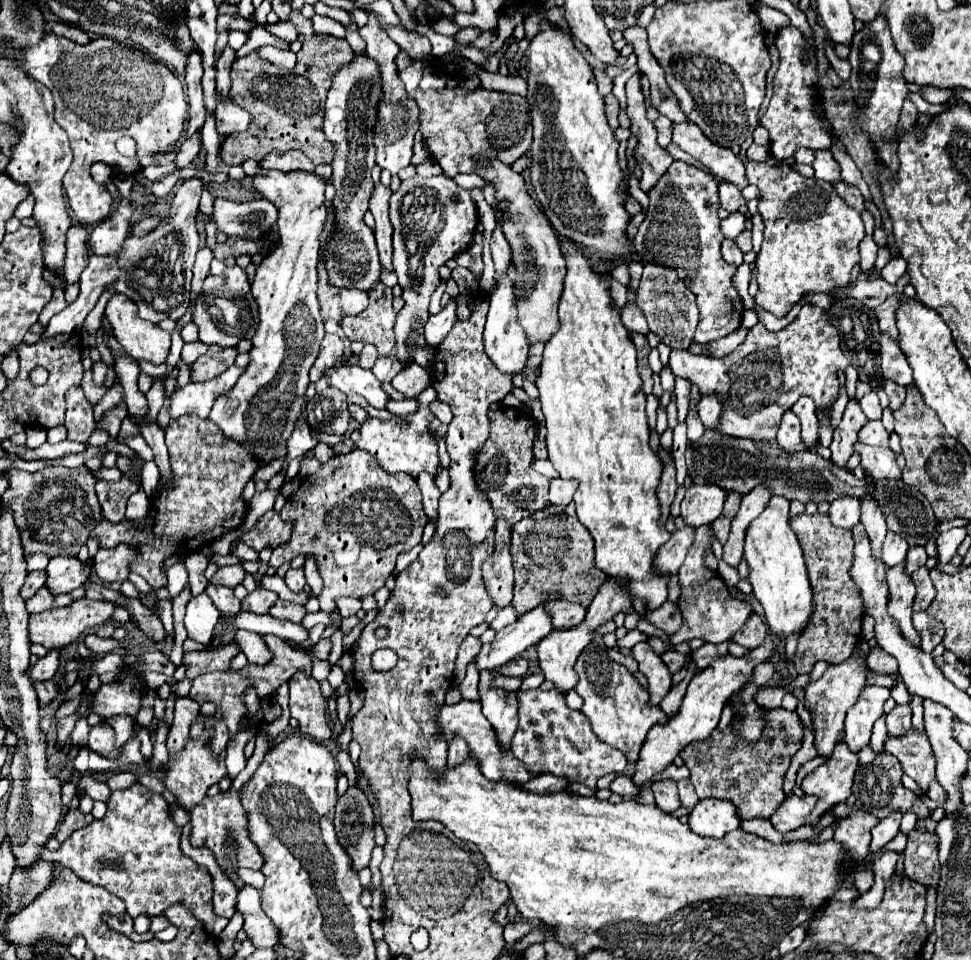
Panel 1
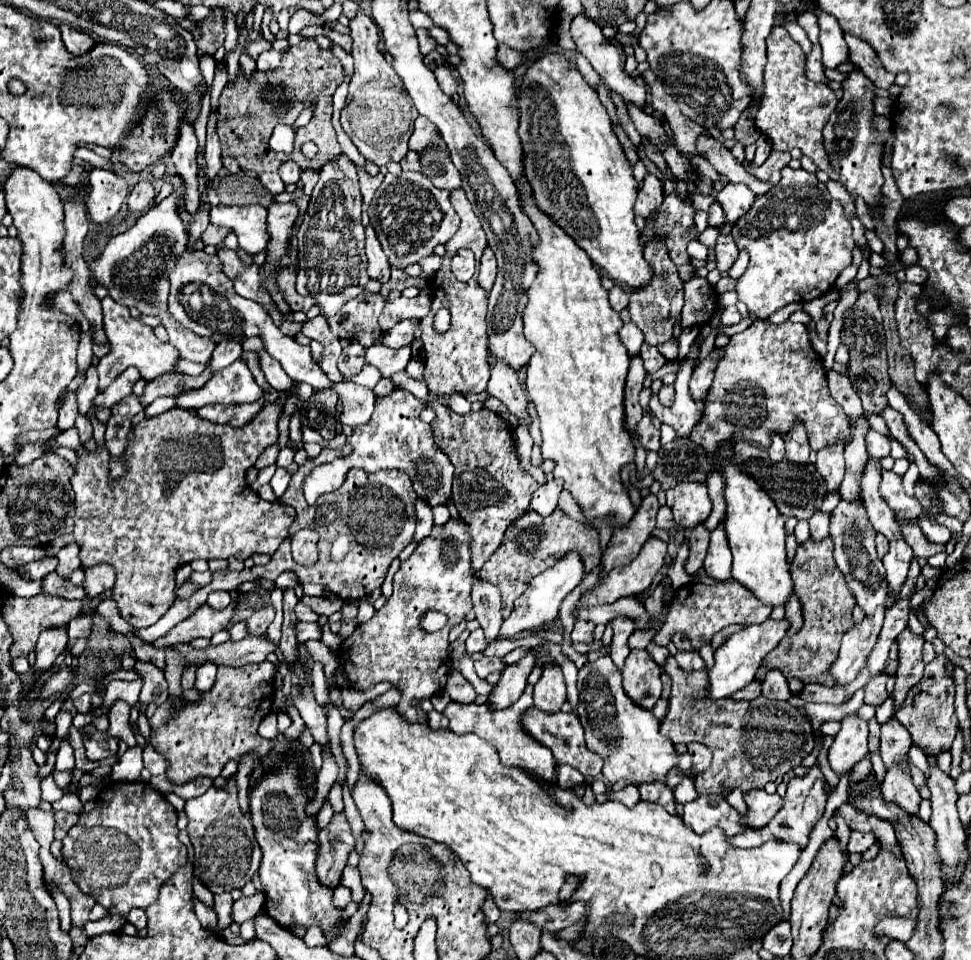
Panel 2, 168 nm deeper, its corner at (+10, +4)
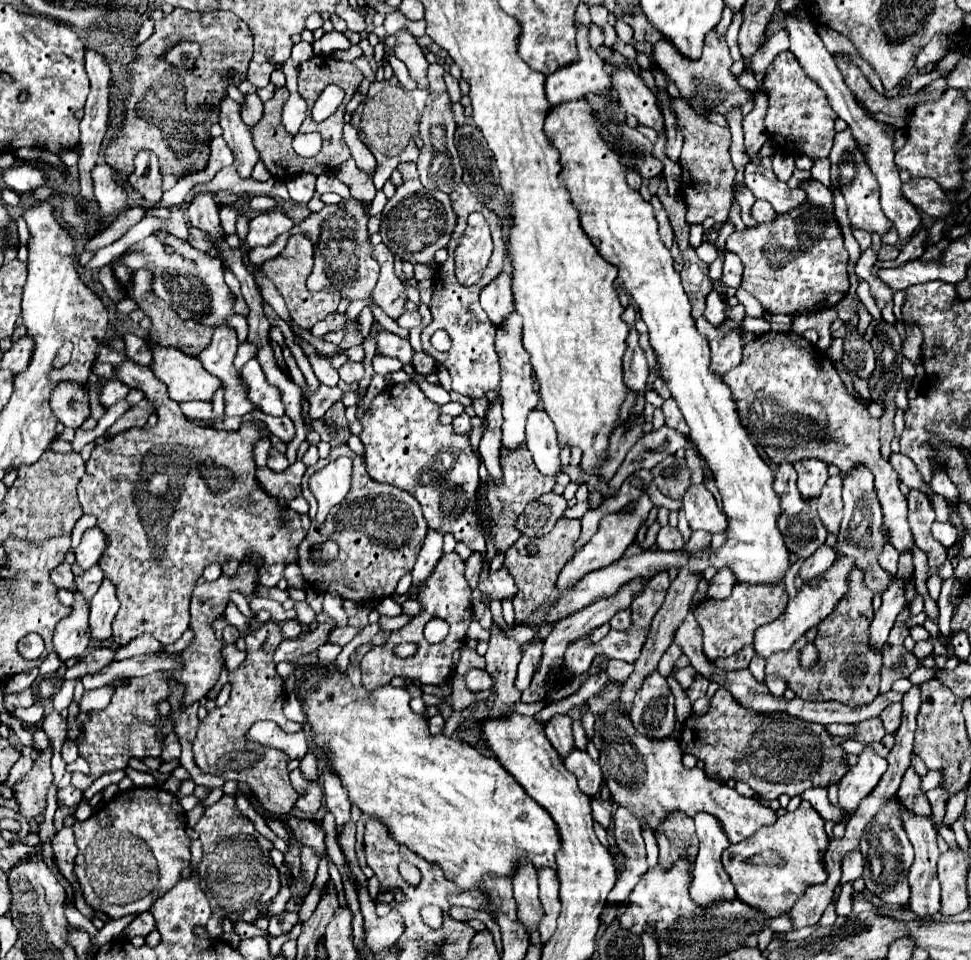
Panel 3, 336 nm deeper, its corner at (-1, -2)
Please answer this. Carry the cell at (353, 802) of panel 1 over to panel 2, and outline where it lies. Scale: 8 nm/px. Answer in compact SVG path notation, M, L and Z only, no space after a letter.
M344 812L334 814L330 824L320 830L320 858L316 862L316 874L326 886L338 886L348 854L354 850L356 840Z

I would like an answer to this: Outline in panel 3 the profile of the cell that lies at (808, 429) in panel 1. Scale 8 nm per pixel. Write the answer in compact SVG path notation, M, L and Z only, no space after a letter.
M799 460L793 464L797 470L797 488L805 500L819 498L821 488L825 486L829 474L823 460Z

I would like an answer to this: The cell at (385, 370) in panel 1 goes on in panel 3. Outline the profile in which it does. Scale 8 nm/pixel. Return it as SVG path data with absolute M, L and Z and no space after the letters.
M415 352L415 354L413 354L413 368L415 368L419 374L427 376L427 374L435 374L435 372L437 372L437 362L435 362L435 358L427 356L425 352Z

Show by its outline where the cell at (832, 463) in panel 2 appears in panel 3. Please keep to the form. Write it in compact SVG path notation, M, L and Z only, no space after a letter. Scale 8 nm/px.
M831 476L817 500L817 512L827 528L827 532L837 534L843 518L843 500L841 500L841 476Z

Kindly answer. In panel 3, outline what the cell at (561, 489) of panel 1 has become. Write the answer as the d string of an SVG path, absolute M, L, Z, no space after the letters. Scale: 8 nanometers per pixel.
M547 492L525 506L525 510L519 514L515 522L515 528L529 538L545 536L563 516L565 508L567 508L567 500L563 496L557 496L555 492Z

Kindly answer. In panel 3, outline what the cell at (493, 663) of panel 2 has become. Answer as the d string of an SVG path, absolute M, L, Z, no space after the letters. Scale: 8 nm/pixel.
M471 668L467 674L465 674L465 684L467 684L467 690L471 692L481 692L481 690L489 690L493 680L491 676L485 672L485 670L479 670L479 668Z

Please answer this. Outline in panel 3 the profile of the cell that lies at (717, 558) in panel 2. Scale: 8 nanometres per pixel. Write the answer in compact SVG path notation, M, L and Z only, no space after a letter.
M729 568L717 570L717 574L709 580L707 598L713 598L713 600L725 600L725 598L729 598L733 584L735 584L735 576L733 576L733 572Z

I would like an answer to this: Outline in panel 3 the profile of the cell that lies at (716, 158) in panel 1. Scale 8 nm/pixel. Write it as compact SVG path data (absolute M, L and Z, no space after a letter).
M749 164L745 172L745 184L755 198L767 200L777 214L785 214L807 202L803 190L791 190L785 182L777 180L773 170L763 168L763 164Z

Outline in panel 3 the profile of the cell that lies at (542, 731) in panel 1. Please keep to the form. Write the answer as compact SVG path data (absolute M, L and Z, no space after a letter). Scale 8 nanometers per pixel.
M577 748L571 750L571 754L565 758L567 770L573 772L579 780L579 788L587 794L587 796L597 796L601 790L601 768L597 762L593 762L589 758L587 752L581 752Z

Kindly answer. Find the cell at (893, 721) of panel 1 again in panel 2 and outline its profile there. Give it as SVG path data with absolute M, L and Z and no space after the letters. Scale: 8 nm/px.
M894 716L880 726L880 732L882 732L880 756L888 770L888 766L892 766L892 762L896 762L896 758L904 758L904 754L908 754L912 738L910 738L908 730Z

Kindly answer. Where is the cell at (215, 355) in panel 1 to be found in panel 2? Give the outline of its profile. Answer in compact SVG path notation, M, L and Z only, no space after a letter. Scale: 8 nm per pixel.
M210 362L206 364L206 370L200 376L186 376L182 372L170 372L170 374L164 374L162 378L156 378L156 380L148 382L140 400L142 400L144 406L148 406L158 396L174 396L176 390L204 386L210 378L212 378L212 364Z

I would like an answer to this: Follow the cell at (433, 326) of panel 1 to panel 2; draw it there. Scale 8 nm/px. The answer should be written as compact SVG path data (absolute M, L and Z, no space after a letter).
M412 318L412 320L402 320L398 322L394 328L386 330L384 336L382 336L382 344L390 346L390 348L402 348L402 346L408 346L412 340L414 340L414 328L420 324L418 318Z

